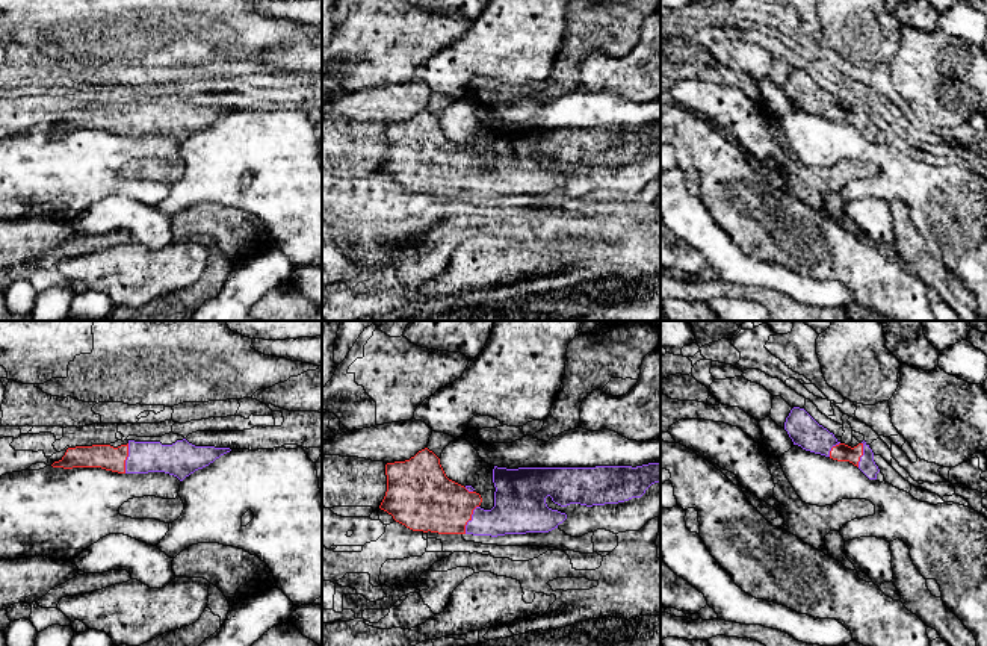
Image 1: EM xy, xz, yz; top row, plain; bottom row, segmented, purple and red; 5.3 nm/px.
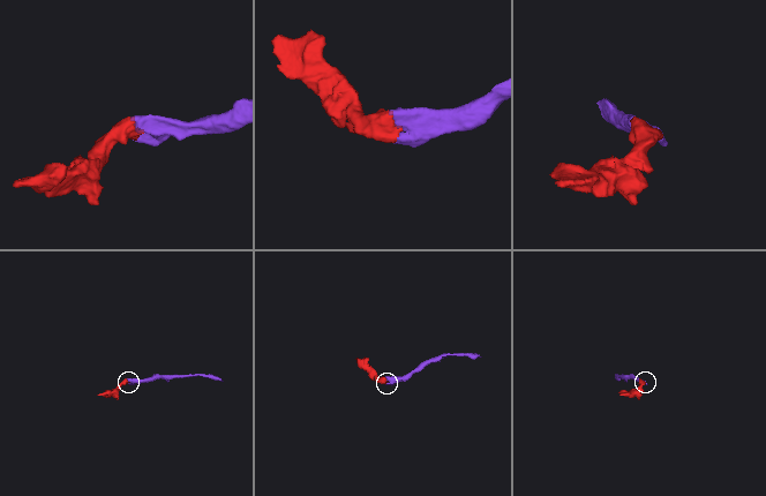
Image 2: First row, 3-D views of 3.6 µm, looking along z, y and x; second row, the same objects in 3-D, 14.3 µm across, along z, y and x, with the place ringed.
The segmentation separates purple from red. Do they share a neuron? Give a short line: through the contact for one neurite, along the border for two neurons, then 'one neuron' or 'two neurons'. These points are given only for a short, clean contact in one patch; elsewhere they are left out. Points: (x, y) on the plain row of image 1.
one neuron

